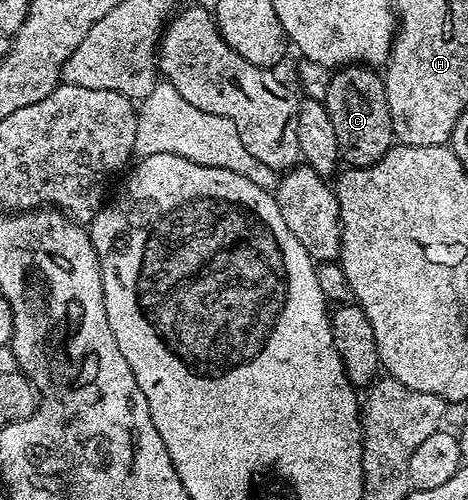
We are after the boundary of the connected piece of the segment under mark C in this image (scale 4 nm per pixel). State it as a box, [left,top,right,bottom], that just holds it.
[325,64,396,167]

